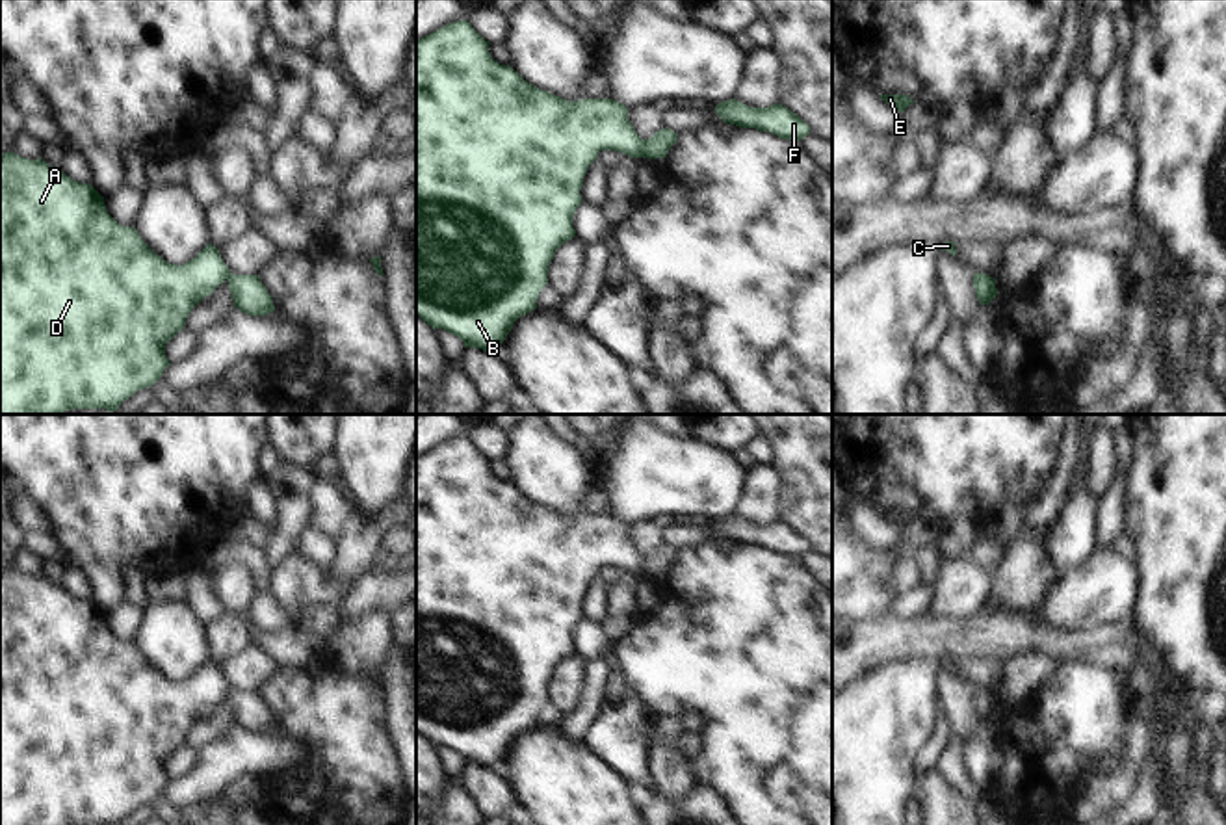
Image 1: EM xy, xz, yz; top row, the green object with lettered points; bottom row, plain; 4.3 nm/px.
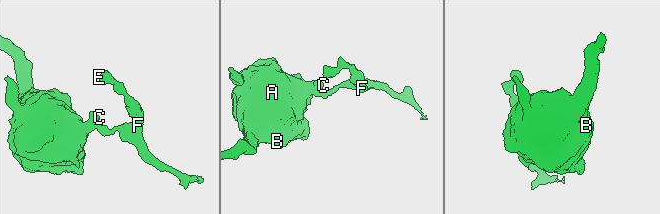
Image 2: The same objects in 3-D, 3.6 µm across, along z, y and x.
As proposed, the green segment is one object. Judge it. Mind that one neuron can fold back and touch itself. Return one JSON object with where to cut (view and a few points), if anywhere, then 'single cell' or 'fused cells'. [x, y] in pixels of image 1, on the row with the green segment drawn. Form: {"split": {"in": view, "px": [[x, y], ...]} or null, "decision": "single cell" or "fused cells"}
{"split": {"in": "xz", "px": [[645, 142], [639, 155]]}, "decision": "fused cells"}

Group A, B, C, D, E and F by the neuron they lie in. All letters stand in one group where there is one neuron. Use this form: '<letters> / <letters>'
A B C D / E F

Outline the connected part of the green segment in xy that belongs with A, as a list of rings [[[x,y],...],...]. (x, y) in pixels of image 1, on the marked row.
[[[13,151],[0,154],[0,414],[61,414],[71,409],[117,411],[124,399],[152,386],[163,375],[171,364],[165,357],[167,342],[184,329],[191,308],[212,295],[228,277],[230,269],[212,243],[182,266],[169,264],[141,240],[134,227],[123,227],[108,214],[104,197],[91,184],[72,180],[41,158],[28,160]]]

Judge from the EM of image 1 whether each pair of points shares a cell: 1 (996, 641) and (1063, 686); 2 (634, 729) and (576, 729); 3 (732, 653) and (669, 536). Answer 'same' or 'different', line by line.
1: different
2: different
3: different

